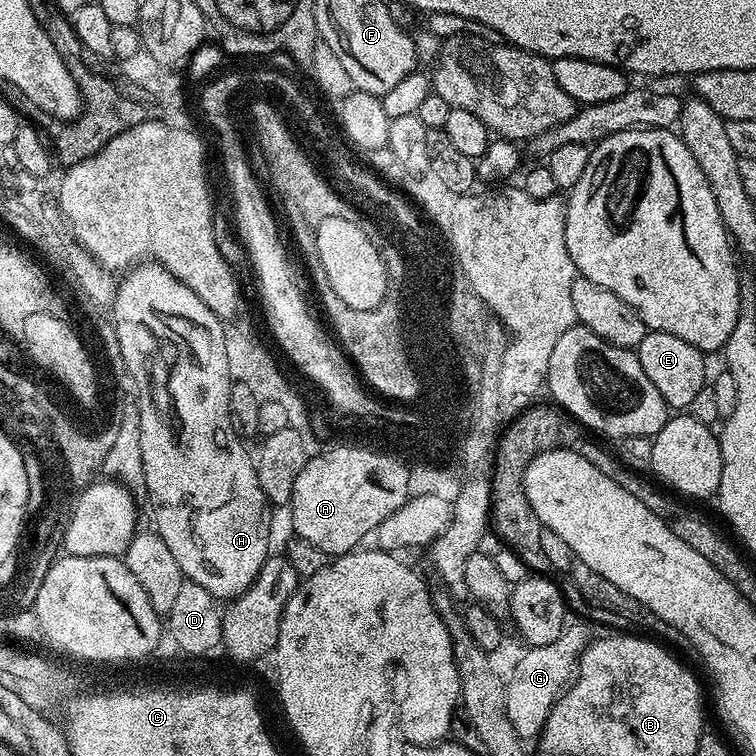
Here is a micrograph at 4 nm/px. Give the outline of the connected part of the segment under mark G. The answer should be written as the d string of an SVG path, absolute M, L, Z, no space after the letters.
M569 623L558 634L550 646L528 648L520 656L520 661L506 676L506 714L510 722L514 722L514 730L525 742L535 741L544 729L546 718L550 718L550 710L559 700L564 689L572 683L576 671L576 662L590 642L588 628L584 624Z

